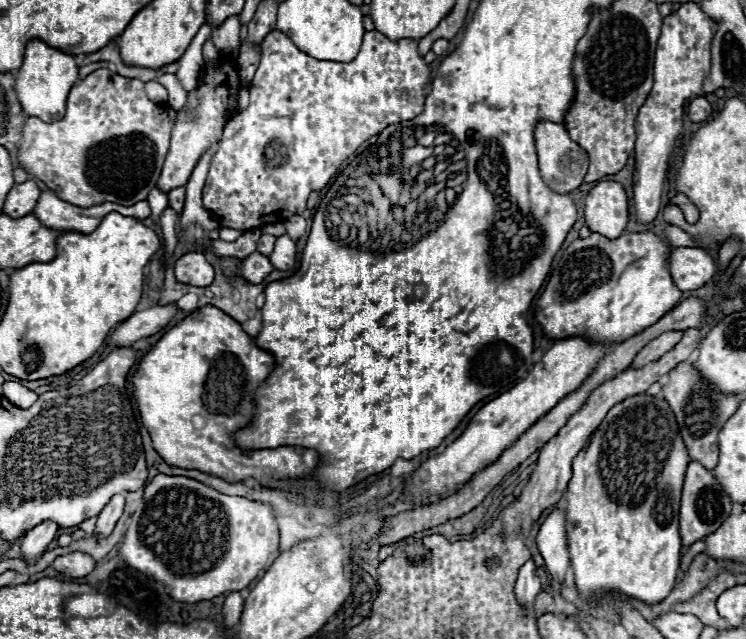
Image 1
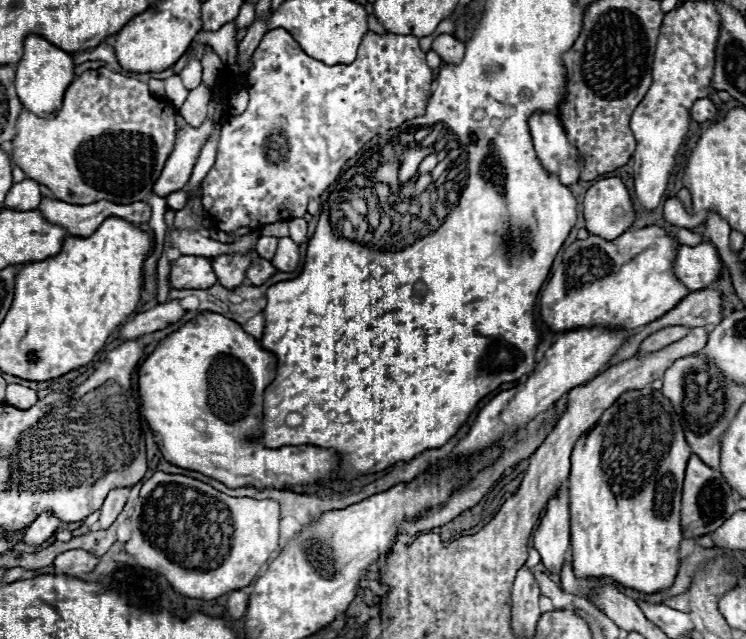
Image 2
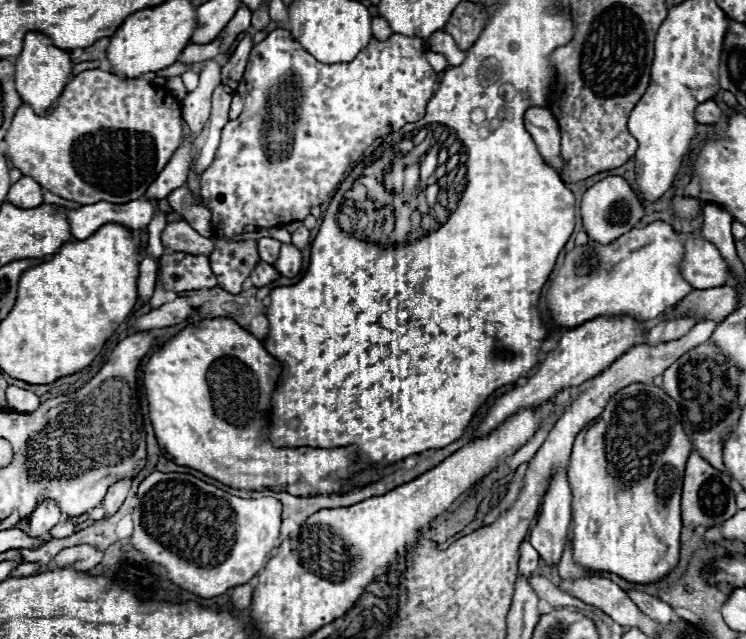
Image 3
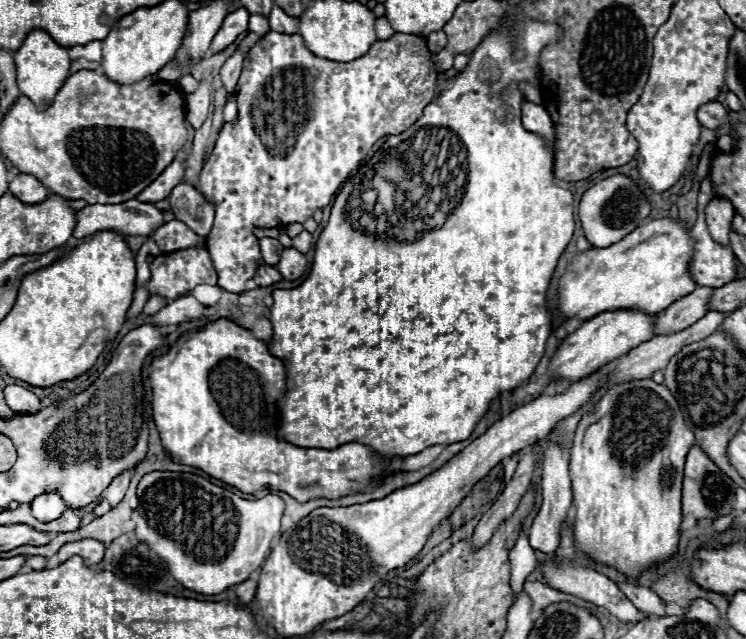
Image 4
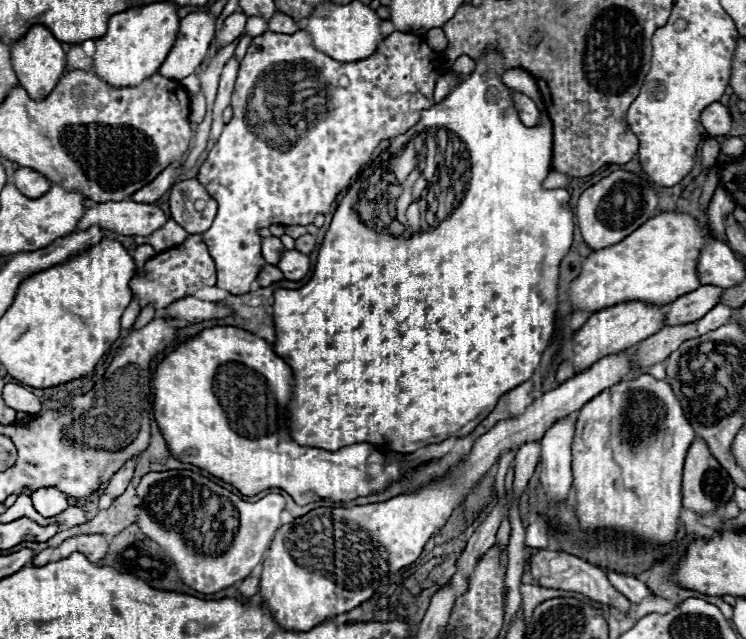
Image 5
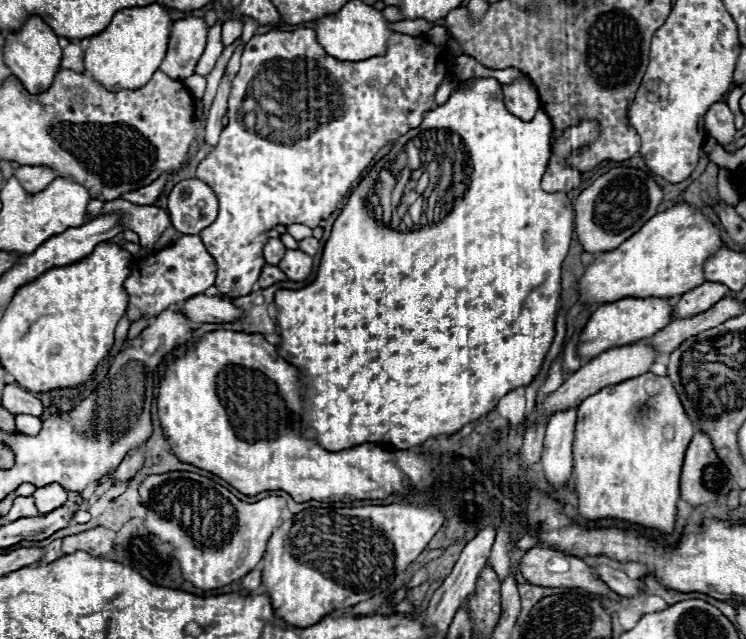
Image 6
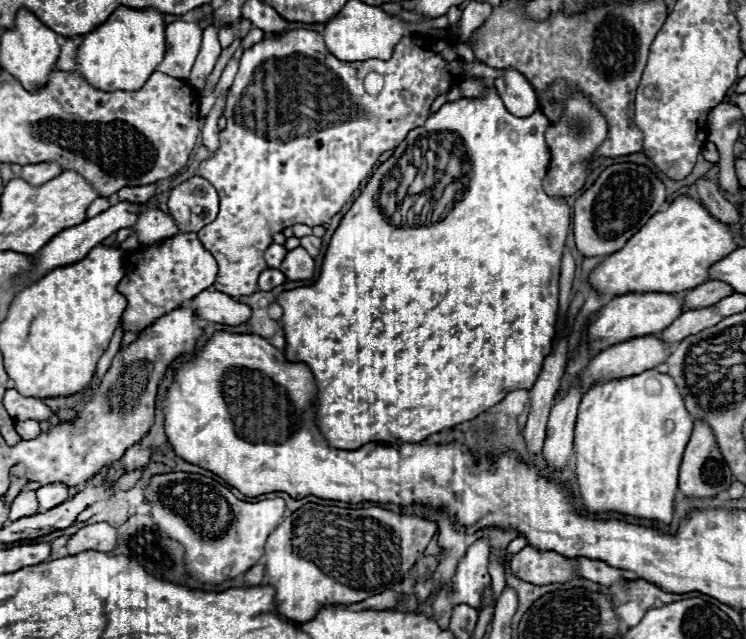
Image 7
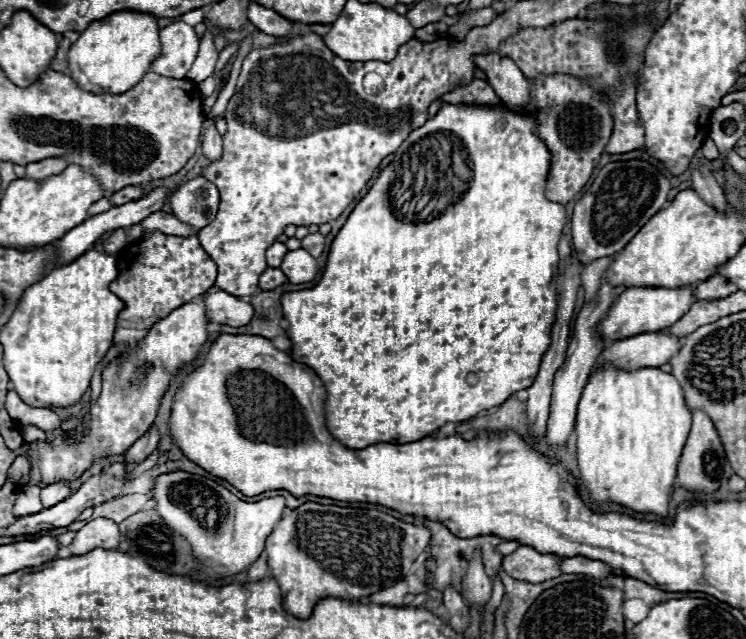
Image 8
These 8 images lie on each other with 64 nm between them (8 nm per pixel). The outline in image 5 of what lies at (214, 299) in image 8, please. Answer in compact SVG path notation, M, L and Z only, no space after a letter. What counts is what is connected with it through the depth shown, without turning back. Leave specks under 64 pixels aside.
M186 296L186 298L172 302L168 308L164 308L160 312L160 316L172 318L172 320L186 320L190 324L196 324L196 322L202 322L202 320L224 318L230 312L232 312L230 308L226 308L218 302L204 302L204 300L198 300L194 296Z

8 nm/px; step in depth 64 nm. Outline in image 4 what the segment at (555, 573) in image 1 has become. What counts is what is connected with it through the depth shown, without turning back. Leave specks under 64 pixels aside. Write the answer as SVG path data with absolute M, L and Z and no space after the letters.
M550 444L546 448L546 458L544 458L544 466L542 466L542 506L540 506L540 510L532 522L530 534L528 534L530 546L546 556L556 556L556 550L560 546L560 530L562 530L562 524L564 524L570 504L572 504L568 458L570 458L570 452L556 444Z

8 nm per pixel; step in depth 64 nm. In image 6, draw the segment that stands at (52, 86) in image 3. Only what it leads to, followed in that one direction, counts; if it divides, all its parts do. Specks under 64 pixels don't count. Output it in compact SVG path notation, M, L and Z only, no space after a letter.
M38 16L30 18L18 32L10 34L4 44L4 62L12 70L12 74L22 82L22 86L30 94L46 92L52 86L56 72L60 72L62 62L62 48L58 44L58 36L46 26Z

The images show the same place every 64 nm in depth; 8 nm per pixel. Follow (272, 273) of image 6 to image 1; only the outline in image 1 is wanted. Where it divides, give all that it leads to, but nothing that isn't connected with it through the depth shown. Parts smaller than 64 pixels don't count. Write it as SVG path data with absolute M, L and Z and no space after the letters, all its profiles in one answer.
M252 252L250 256L246 256L242 260L242 278L250 284L260 284L272 270L274 268L272 268L268 256L264 256L260 252Z

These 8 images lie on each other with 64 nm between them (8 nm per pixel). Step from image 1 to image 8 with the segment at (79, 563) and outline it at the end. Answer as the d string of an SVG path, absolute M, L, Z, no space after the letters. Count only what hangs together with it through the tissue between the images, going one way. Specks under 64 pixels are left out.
M96 518L80 528L70 544L74 552L90 552L92 548L116 548L120 542L118 524L108 518Z

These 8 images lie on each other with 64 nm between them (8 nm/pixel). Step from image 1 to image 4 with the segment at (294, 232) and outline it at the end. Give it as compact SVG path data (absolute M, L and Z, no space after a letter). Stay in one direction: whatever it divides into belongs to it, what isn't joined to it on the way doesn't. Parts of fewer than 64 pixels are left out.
M302 230L298 236L292 238L292 246L294 246L296 250L300 250L300 252L306 254L306 252L310 250L310 246L312 246L312 234L306 232L306 230Z

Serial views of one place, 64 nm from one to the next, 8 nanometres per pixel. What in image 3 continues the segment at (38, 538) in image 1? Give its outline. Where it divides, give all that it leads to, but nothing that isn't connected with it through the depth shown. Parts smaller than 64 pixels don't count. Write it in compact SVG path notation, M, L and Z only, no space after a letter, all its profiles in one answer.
M42 502L30 518L28 534L36 536L36 538L42 538L44 534L48 534L60 522L60 518L62 518L62 514L60 514L60 510L54 502Z

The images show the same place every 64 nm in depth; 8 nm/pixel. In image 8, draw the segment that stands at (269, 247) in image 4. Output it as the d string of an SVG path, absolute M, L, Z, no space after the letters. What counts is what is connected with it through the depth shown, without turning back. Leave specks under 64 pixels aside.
M274 242L268 250L266 250L266 260L268 260L268 266L270 268L278 268L282 264L282 258L286 256L288 248L282 244L282 242Z

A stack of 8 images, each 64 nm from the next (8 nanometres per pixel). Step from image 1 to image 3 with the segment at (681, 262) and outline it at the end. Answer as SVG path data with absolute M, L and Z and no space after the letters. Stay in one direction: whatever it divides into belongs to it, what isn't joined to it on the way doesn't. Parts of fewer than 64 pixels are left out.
M702 238L686 240L680 272L684 280L696 290L722 286L724 280L730 276L730 270L718 248Z

